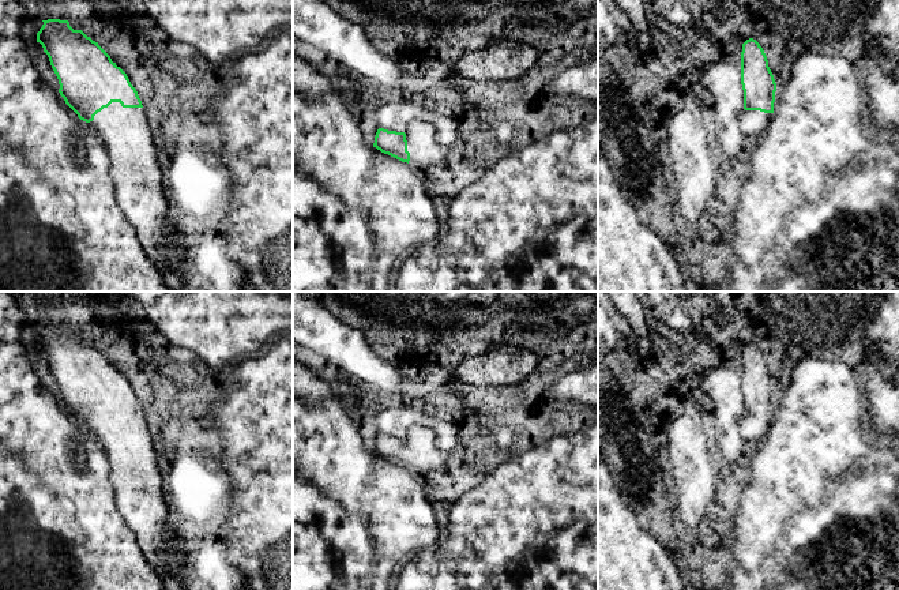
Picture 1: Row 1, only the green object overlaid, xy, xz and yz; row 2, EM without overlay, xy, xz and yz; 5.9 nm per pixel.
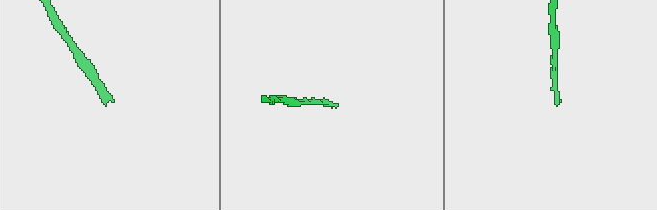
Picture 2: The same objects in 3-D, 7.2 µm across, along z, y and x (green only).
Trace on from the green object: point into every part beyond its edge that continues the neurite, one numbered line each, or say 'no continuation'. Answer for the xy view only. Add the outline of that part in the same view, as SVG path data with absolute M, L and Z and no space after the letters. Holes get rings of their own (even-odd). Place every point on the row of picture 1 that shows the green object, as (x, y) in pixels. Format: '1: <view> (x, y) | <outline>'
1: xy (135, 171) | M112 102L87 123L90 131L98 135L109 154L110 177L120 208L136 230L144 255L162 275L165 286L170 292L185 292L183 273L172 267L168 251L177 245L176 229L170 221L170 208L162 185L162 172L158 164L157 149L143 108L123 108L120 102Z

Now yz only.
1: yz (752, 123) | M744 109L738 117L738 125L742 136L753 136L760 139L767 132L771 119L772 113Z

